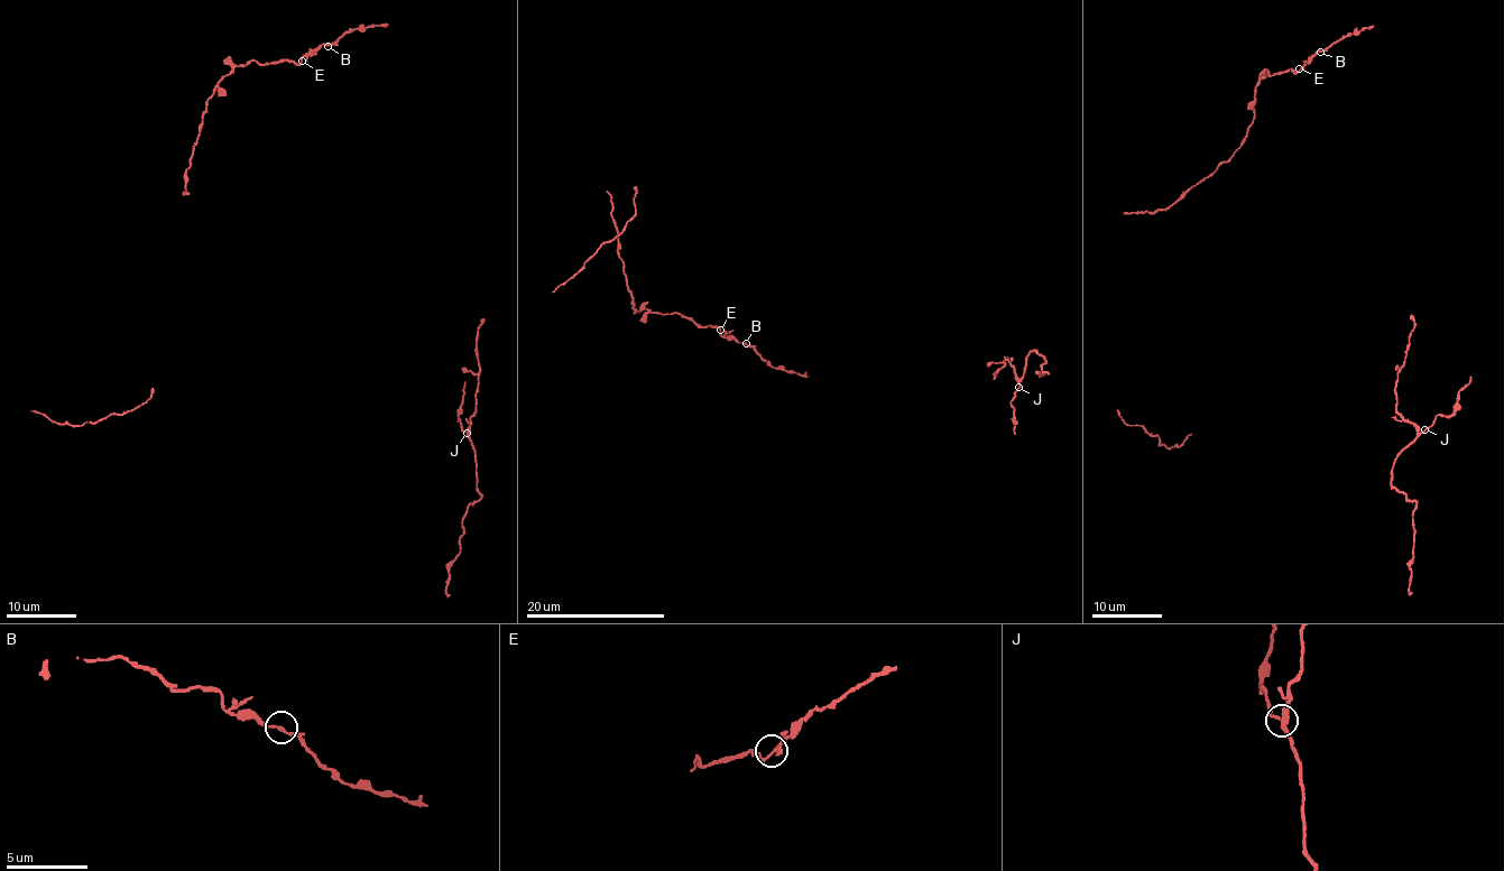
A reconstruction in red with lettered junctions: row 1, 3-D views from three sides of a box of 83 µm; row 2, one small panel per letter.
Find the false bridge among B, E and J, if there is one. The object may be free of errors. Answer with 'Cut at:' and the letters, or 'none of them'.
Cut at: none of them

